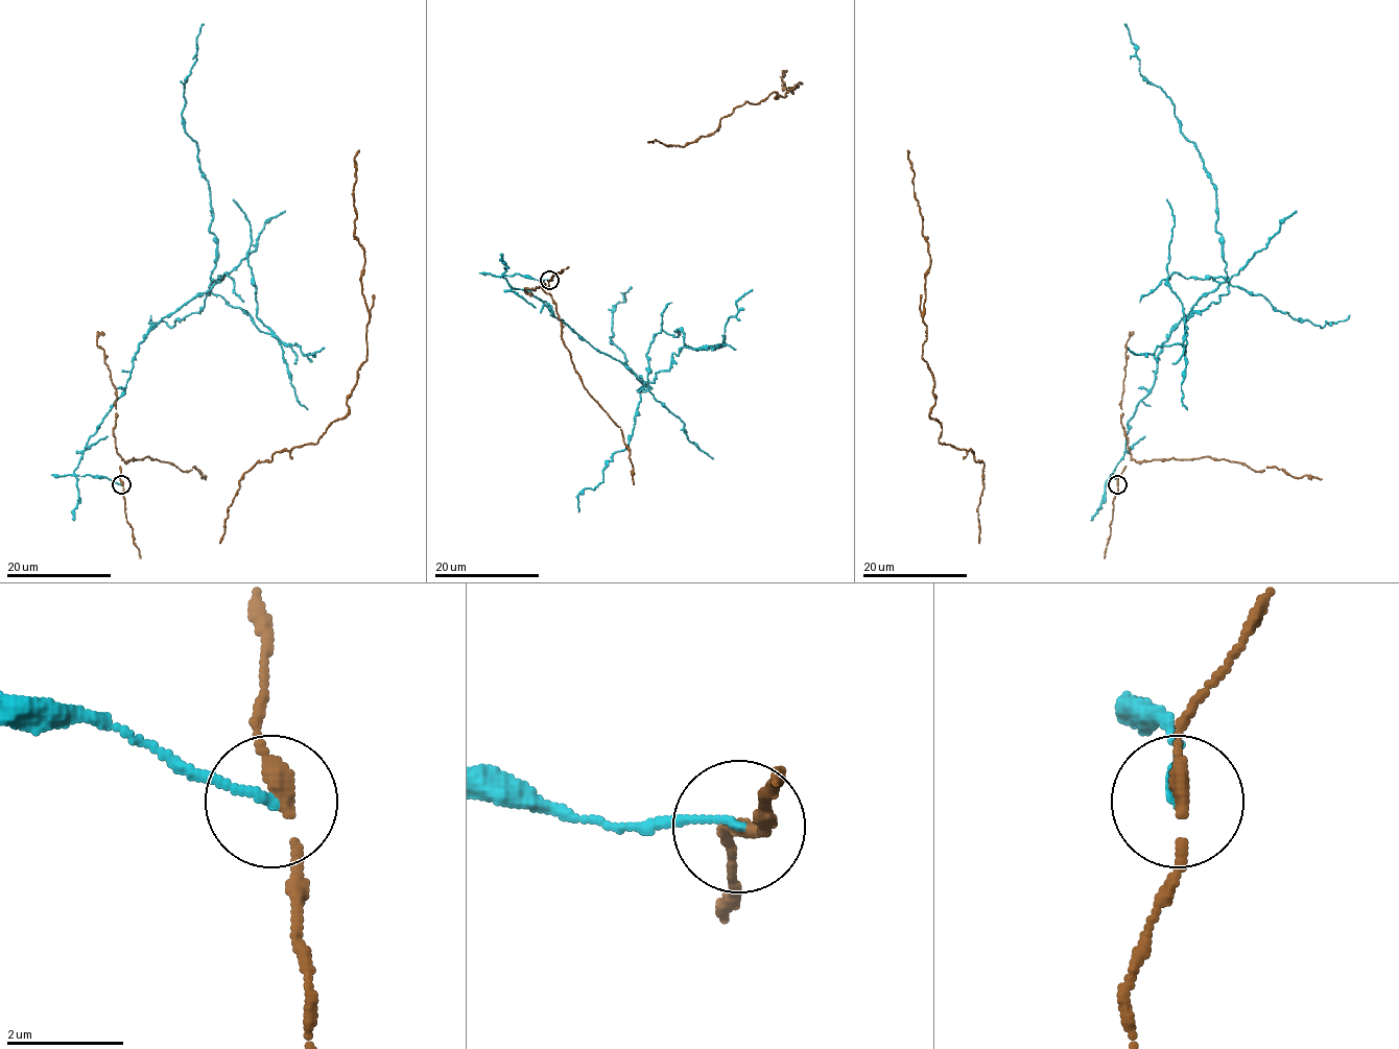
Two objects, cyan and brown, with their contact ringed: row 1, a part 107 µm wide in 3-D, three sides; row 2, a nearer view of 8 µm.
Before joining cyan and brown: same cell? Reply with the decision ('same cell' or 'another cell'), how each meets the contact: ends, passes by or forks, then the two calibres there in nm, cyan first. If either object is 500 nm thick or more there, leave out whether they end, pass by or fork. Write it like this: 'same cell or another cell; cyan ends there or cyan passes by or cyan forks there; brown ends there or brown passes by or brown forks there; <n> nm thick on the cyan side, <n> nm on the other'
another cell; cyan ends there; brown passes by; 120 nm thick on the cyan side, 220 nm on the other

